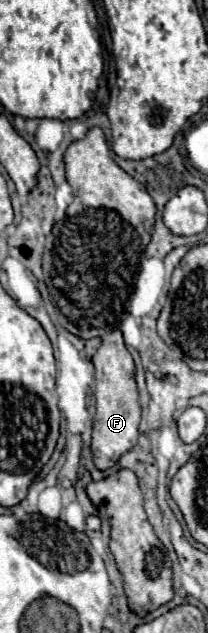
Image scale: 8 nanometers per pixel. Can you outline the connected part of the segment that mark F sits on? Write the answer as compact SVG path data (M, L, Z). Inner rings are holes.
M116 329L102 339L102 345L92 357L96 367L96 417L92 431L92 453L94 465L100 471L106 471L116 465L116 461L128 453L138 439L138 423L140 423L140 403L138 389L134 381L134 361L124 347L122 333Z

